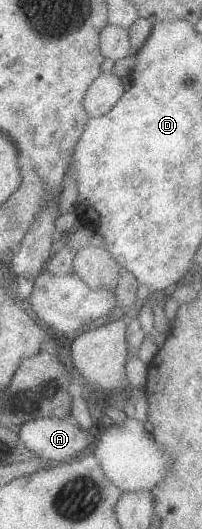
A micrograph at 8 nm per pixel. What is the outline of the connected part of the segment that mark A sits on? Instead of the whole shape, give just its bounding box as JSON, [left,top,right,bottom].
[17,418,87,463]

